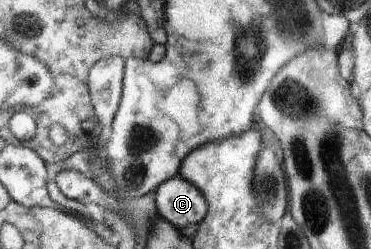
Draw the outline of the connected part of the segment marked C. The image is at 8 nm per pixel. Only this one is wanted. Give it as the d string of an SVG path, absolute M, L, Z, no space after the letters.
M179 175L164 181L154 193L160 218L177 230L199 225L207 215L208 203L204 193Z

